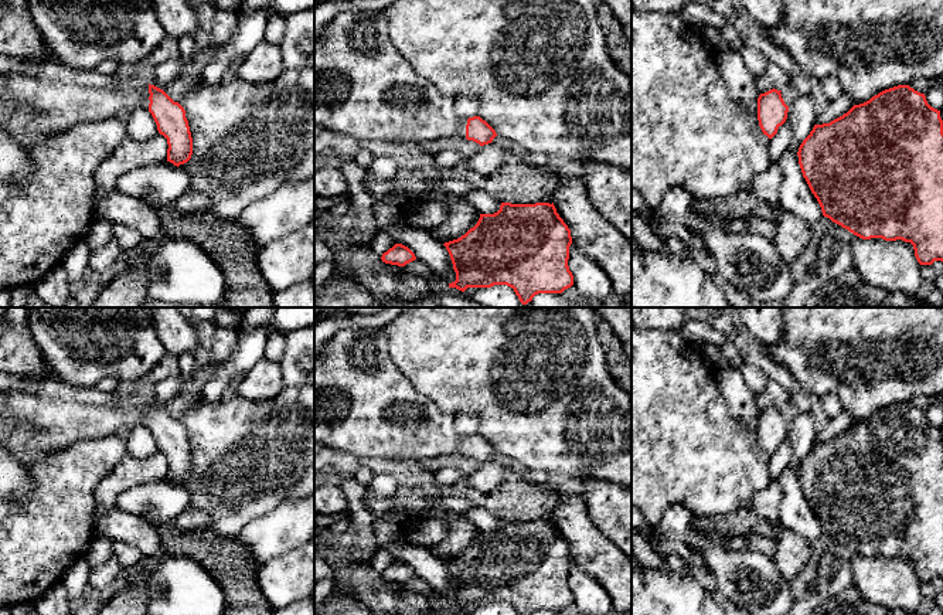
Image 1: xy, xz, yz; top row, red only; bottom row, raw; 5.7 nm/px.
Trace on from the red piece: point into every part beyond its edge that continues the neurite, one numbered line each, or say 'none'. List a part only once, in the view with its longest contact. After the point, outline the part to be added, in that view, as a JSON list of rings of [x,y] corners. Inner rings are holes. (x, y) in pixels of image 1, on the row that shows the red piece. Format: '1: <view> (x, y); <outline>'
1: xy (53, 108); [[[25,71],[0,74],[0,86],[27,108],[27,129],[54,136],[76,123],[113,119],[120,109],[149,112],[149,82],[129,81],[120,89],[44,82]]]

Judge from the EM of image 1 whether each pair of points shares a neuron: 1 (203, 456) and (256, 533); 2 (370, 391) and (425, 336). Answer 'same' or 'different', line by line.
1: different
2: different

